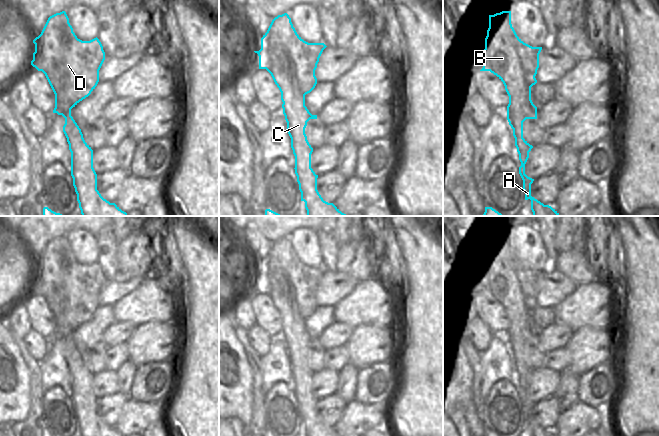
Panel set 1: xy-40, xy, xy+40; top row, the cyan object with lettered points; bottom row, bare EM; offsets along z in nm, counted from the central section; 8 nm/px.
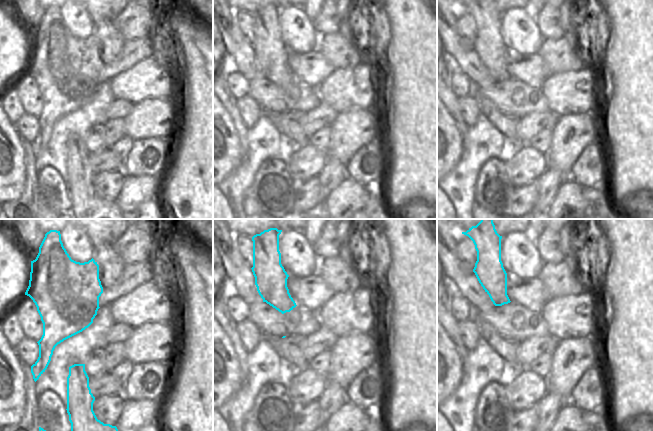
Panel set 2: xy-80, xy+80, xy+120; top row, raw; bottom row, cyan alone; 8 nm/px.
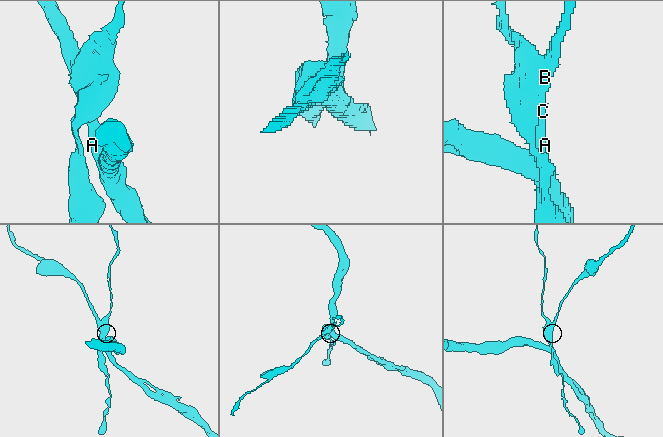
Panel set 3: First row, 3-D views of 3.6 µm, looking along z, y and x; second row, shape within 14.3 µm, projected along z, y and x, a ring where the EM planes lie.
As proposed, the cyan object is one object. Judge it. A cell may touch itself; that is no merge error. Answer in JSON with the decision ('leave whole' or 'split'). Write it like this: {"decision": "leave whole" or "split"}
{"decision": "split"}

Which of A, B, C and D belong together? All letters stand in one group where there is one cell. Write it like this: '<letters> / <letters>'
A B C / D

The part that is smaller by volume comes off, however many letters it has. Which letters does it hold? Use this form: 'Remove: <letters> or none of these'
Remove: D

